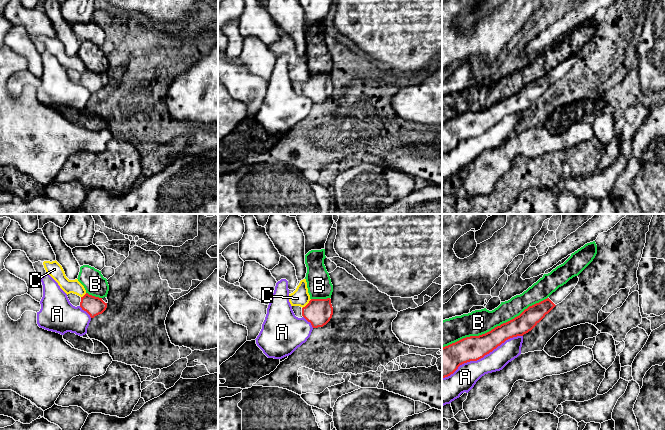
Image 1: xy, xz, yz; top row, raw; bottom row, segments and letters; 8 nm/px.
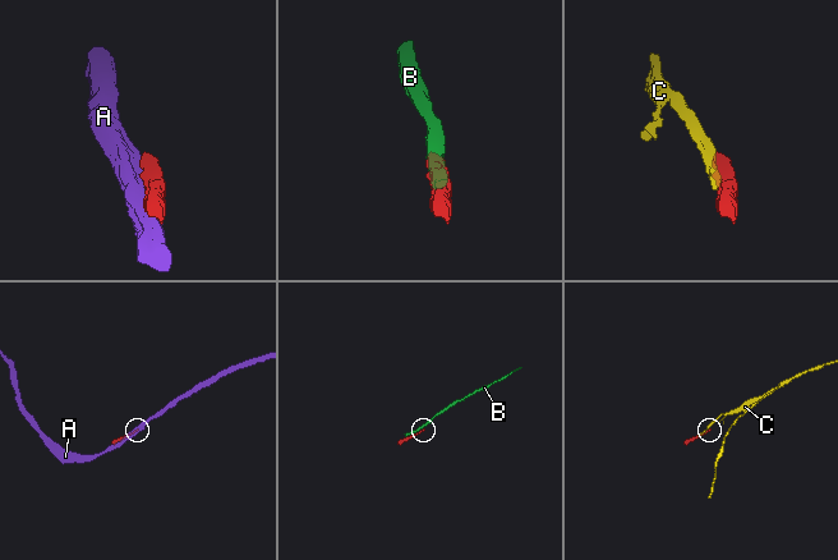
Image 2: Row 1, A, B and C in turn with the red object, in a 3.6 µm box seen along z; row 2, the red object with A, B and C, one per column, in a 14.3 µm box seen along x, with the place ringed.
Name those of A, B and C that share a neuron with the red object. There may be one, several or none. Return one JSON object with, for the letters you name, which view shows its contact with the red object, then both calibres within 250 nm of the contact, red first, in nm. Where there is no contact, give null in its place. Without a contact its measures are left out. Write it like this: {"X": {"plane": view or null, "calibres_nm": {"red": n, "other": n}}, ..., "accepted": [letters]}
{"accepted": []}

